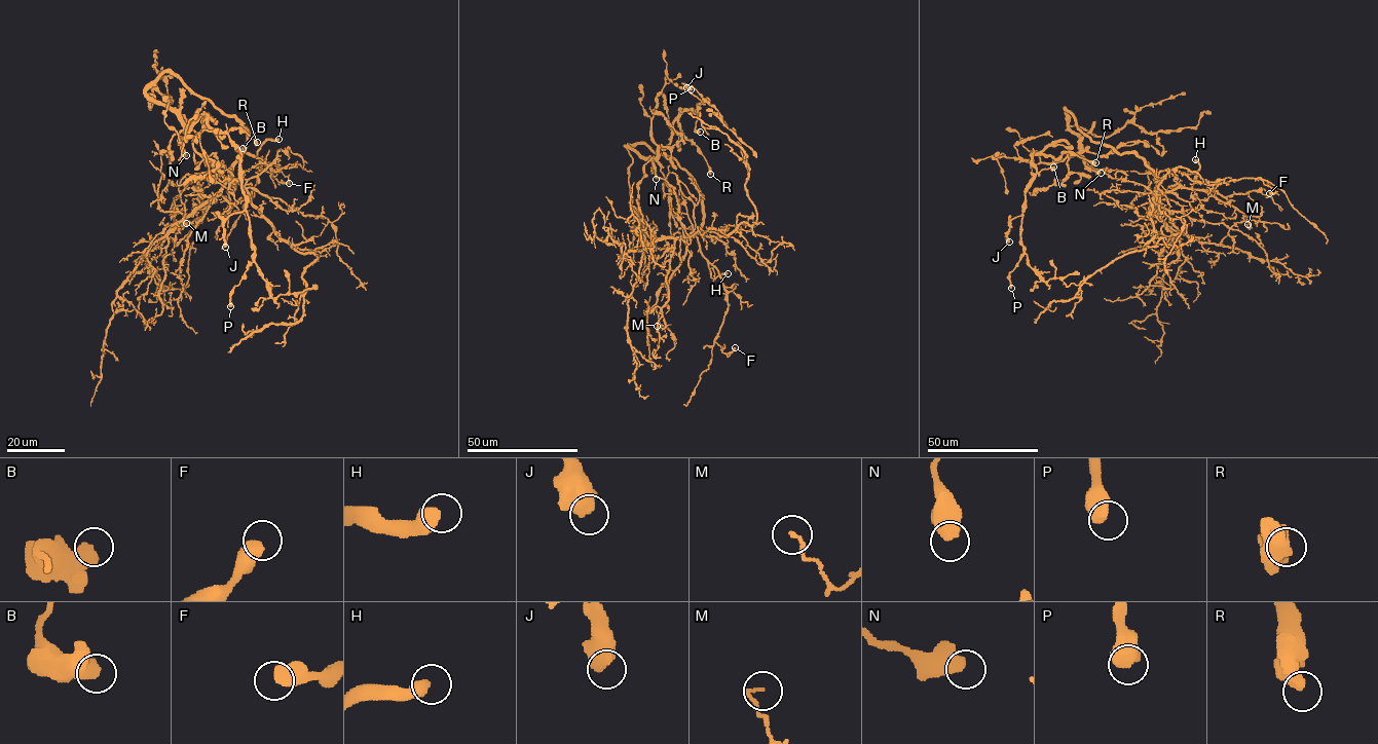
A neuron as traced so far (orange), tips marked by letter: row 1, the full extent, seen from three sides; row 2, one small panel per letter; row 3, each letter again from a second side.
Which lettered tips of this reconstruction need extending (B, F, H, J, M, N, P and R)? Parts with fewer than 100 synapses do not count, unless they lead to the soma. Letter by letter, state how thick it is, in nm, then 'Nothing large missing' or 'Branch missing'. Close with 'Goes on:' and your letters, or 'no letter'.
B: Thickness 600 nm. Nothing large missing
F: Thickness 550 nm. Nothing large missing
H: Thickness 550 nm. Branch missing
J: Thickness 700 nm. Nothing large missing
M: Thickness 110 nm. Nothing large missing
N: Thickness 650 nm. Nothing large missing
P: Thickness 700 nm. Nothing large missing
R: Thickness 600 nm. Nothing large missing
Goes on: H

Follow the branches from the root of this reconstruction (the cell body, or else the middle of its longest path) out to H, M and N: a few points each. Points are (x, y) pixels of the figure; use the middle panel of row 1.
H: (674, 159), (690, 175), (702, 197), (703, 225), (695, 236), (710, 276), (728, 273)
M: (674, 159), (702, 197), (703, 225), (674, 240), (666, 277), (668, 301), (660, 310), (665, 327), (657, 326)
N: (674, 159), (658, 154), (643, 143), (626, 146), (646, 158), (655, 158), (652, 160), (656, 179)

